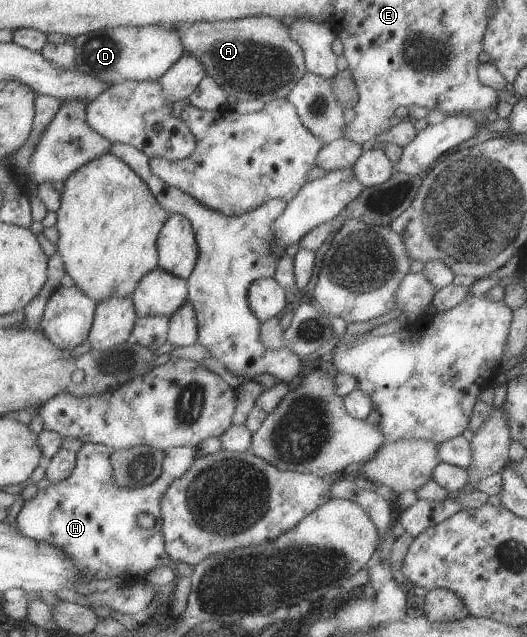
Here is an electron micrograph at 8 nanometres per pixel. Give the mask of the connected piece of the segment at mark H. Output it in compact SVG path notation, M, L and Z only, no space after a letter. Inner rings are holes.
M85 443L83 449L78 453L78 464L75 472L70 478L59 483L49 485L45 490L35 496L34 500L25 503L18 513L17 524L21 532L25 532L29 538L35 538L38 542L49 542L55 548L63 548L75 564L79 564L91 580L105 580L106 578L117 577L120 583L130 583L134 577L138 580L151 570L165 566L172 568L176 562L171 559L166 548L166 537L162 518L162 501L167 490L175 480L185 476L198 459L195 447L174 447L167 452L167 459L164 463L163 475L147 488L131 490L117 486L115 482L114 465L111 464L112 454L116 450L99 443ZM144 512L155 518L155 524L151 529L145 530L139 526L137 516Z

